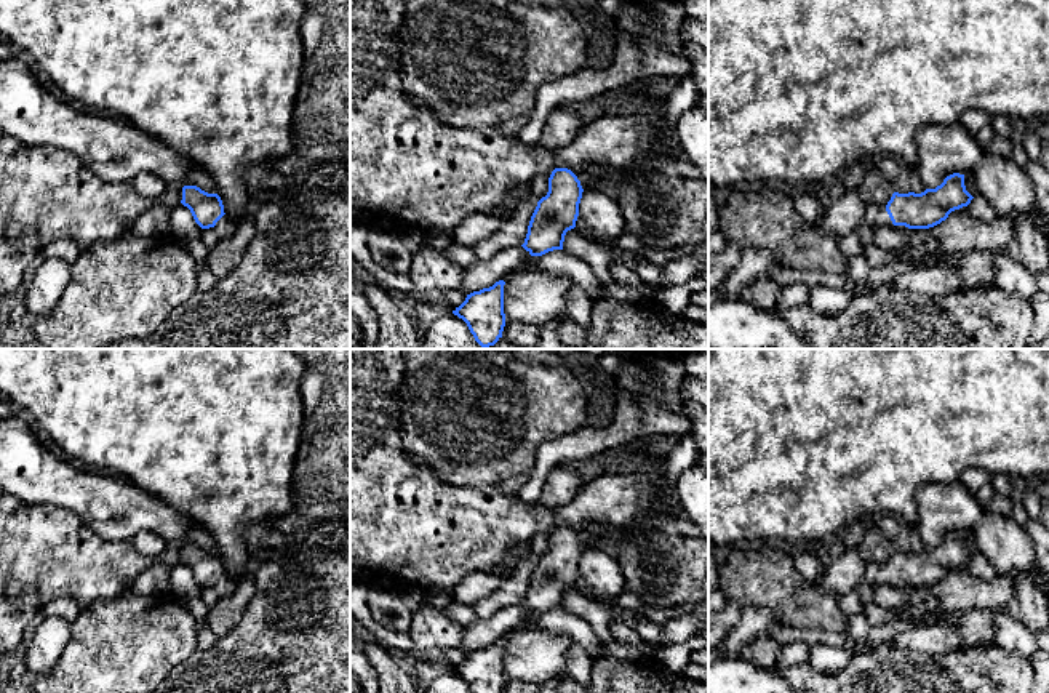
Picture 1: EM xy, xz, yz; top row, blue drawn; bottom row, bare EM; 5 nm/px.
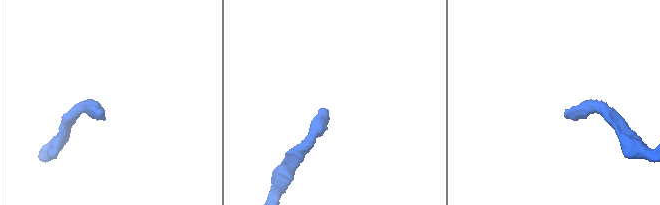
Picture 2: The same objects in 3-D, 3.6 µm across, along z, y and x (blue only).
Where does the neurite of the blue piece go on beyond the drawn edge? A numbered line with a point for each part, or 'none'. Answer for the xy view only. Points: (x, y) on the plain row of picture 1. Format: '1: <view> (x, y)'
1: xy (224, 586)

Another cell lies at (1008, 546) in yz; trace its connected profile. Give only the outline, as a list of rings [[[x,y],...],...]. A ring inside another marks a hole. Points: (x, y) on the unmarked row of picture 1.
[[[983,512],[972,535],[977,552],[990,560],[998,575],[1035,568],[1035,547],[1027,528],[1007,515]]]

